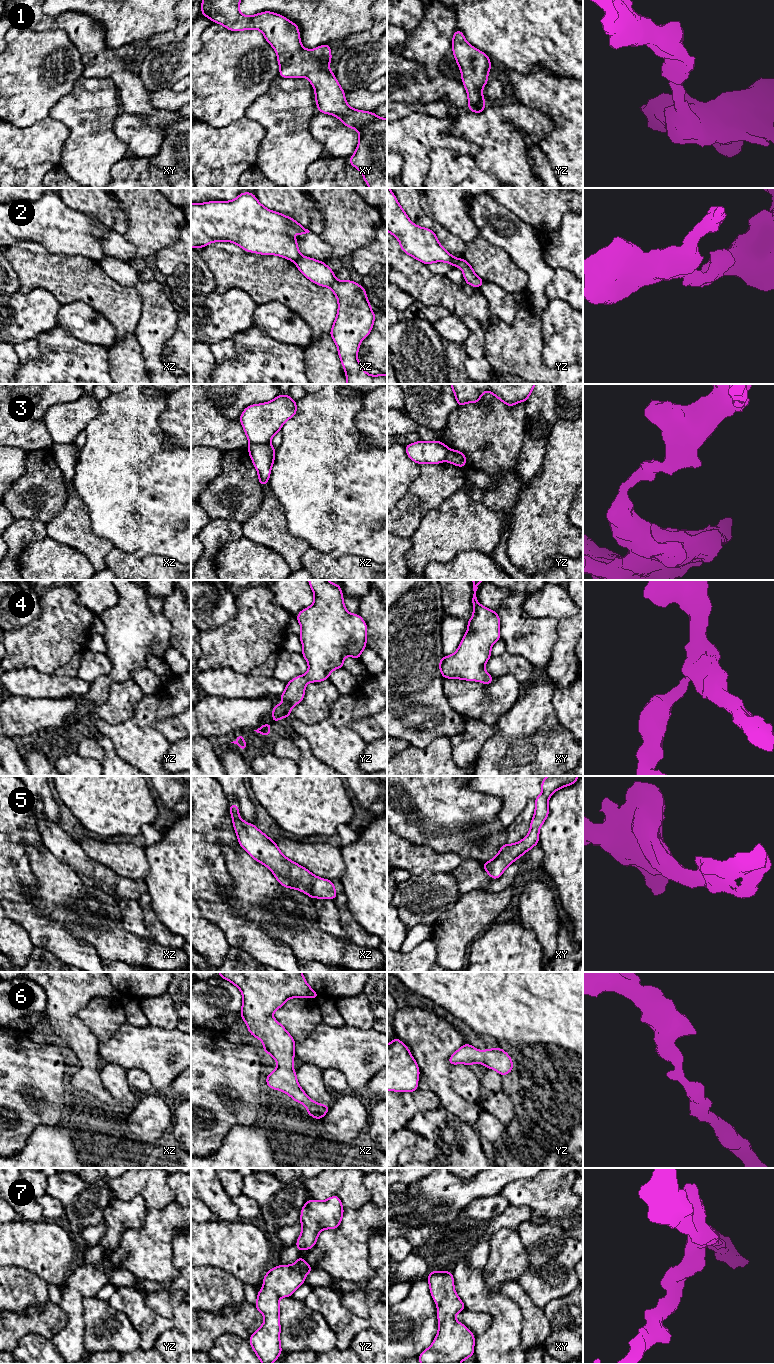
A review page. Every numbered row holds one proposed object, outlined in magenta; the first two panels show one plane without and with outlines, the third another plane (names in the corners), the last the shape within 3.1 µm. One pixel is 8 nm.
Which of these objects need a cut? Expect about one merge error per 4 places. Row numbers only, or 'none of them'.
2, 3

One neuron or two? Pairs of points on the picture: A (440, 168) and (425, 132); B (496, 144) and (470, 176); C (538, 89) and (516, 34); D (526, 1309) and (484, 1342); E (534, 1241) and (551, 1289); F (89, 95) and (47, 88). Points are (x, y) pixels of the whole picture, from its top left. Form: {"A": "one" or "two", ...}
{"A": "two", "B": "two", "C": "two", "D": "two", "E": "one", "F": "two"}

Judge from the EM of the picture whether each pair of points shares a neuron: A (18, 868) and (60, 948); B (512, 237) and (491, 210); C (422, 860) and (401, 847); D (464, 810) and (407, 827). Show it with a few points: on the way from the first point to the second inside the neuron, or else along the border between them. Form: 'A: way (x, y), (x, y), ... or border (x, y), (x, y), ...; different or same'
A: way (18, 888), (18, 905), (41, 928); same
B: way (505, 230), (492, 217); same
C: way (417, 859), (412, 858), (406, 852); same
D: way (450, 815), (427, 815), (421, 820); same

